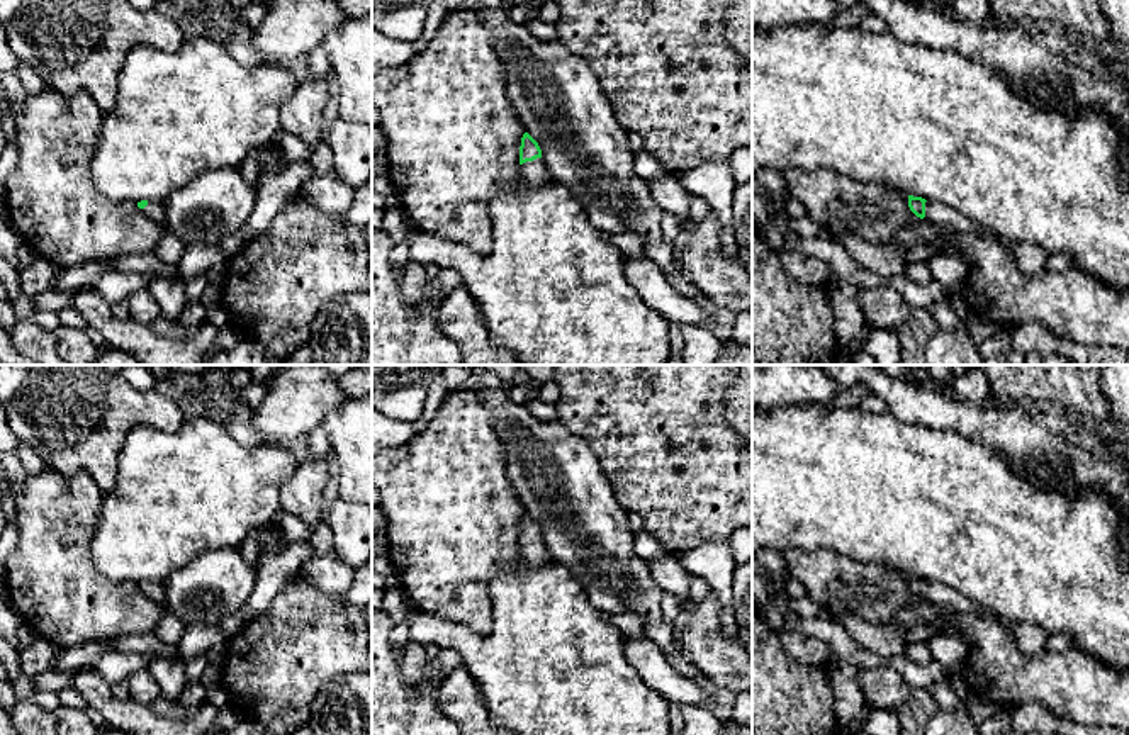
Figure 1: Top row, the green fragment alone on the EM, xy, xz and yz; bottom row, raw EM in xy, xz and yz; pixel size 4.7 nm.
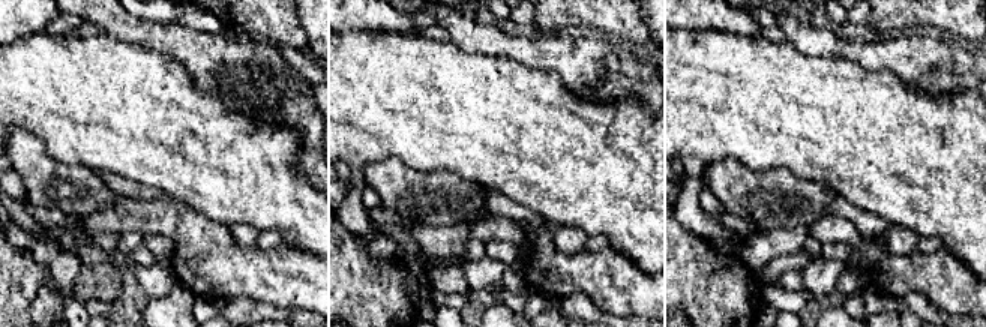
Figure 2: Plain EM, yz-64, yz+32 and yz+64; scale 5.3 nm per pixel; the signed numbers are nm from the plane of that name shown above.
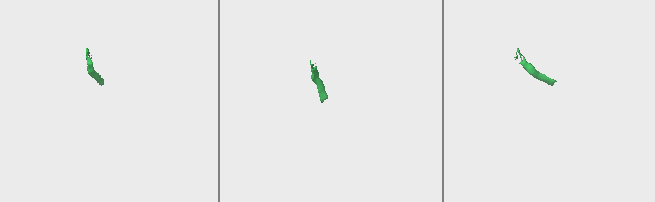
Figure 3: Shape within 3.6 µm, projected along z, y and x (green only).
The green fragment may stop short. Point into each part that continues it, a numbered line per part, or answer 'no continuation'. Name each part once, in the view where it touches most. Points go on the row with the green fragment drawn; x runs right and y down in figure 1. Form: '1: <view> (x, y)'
1: xz (535, 172)

